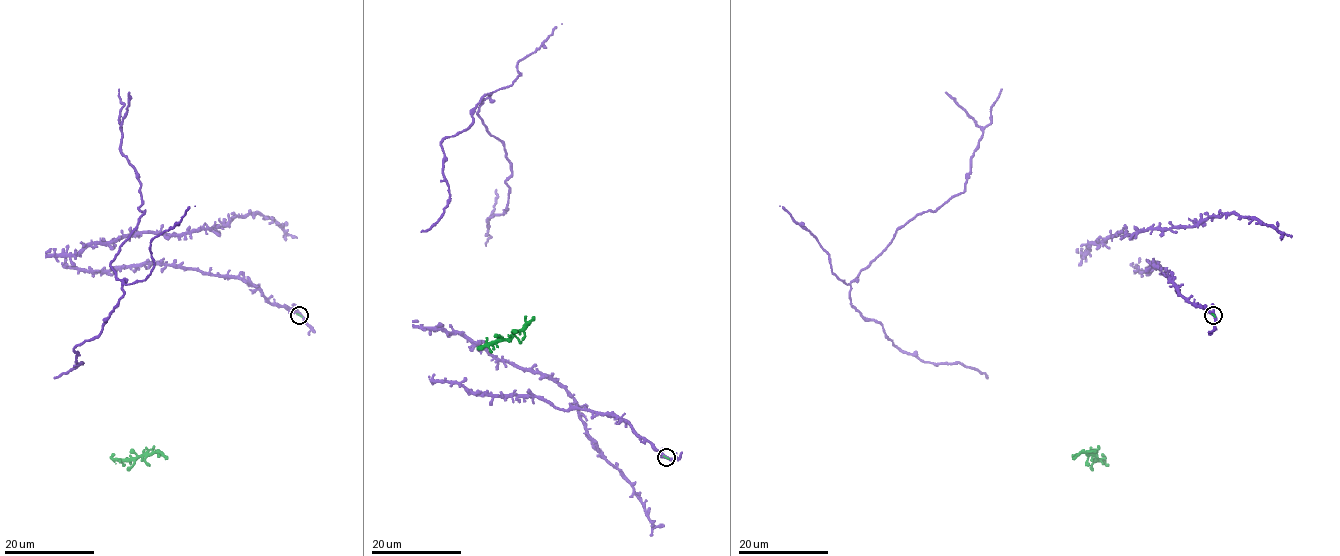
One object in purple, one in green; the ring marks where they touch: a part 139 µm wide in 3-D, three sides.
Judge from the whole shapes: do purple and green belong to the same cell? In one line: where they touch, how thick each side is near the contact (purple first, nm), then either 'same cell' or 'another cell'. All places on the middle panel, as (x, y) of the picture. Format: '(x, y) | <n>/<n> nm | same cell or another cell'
(666, 457) | 360/80 nm | same cell

